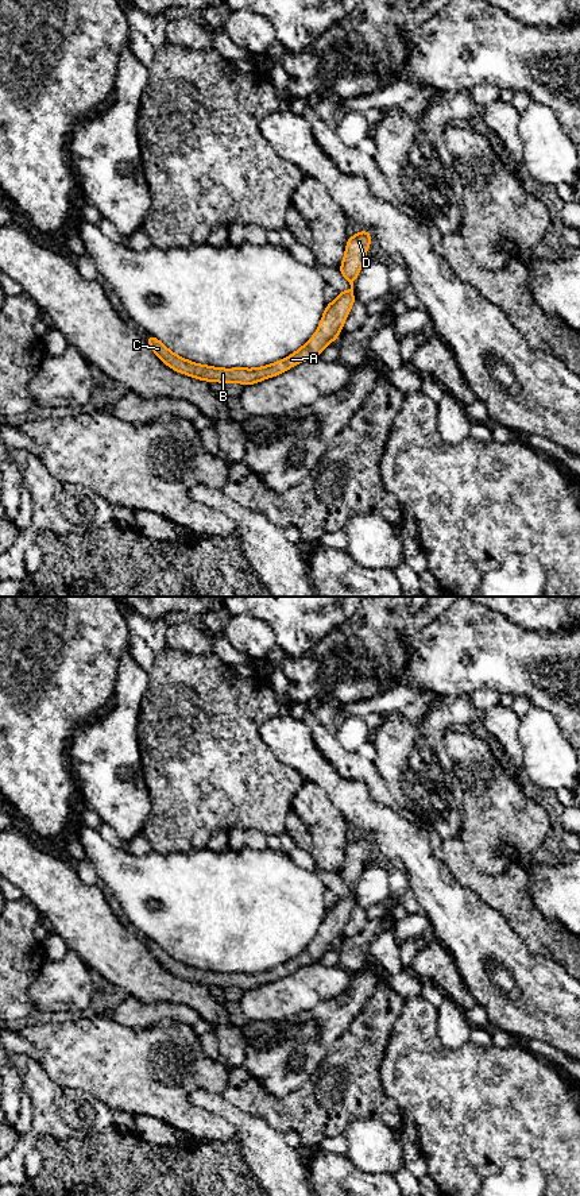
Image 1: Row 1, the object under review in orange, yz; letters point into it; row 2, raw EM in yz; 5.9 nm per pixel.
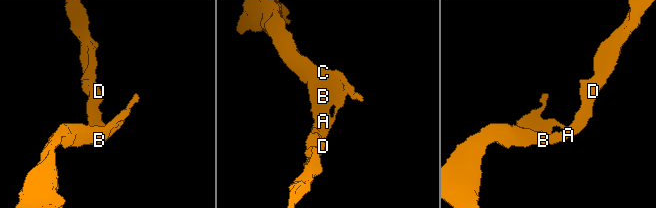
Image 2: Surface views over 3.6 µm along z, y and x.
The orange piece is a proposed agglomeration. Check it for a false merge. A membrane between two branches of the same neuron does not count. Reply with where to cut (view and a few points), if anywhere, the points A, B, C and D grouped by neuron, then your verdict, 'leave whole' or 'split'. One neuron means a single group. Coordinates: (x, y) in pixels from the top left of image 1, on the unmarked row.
no cut | A B C D | leave whole

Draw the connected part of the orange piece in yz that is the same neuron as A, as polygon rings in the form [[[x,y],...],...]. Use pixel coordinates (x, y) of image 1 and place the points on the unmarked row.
[[[360,834],[357,840],[348,841],[344,864],[339,872],[339,876],[349,887],[351,894],[347,896],[339,896],[333,907],[326,907],[324,919],[314,940],[286,964],[279,964],[272,969],[255,973],[212,972],[190,967],[174,958],[154,940],[147,938],[144,942],[154,958],[171,975],[192,983],[201,984],[204,987],[217,985],[221,989],[237,987],[243,991],[247,991],[255,989],[271,981],[277,981],[286,975],[295,972],[301,967],[318,962],[325,952],[333,948],[336,942],[343,937],[343,929],[349,919],[353,907],[356,906],[353,899],[353,887],[366,867],[366,856],[371,848],[372,844],[370,836],[367,834]]]

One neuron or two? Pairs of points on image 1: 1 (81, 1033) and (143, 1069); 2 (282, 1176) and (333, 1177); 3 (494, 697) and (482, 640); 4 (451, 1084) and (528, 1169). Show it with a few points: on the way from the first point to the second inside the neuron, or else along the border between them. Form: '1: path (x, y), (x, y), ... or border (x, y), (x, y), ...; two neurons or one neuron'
1: path (96, 1048), (109, 1061), (128, 1069); one neuron
2: border (304, 1166), (309, 1181); two neurons
3: border (499, 693), (486, 687), (476, 687), (468, 695); two neurons
4: border (545, 1173), (530, 1160), (511, 1158), (490, 1176); two neurons

